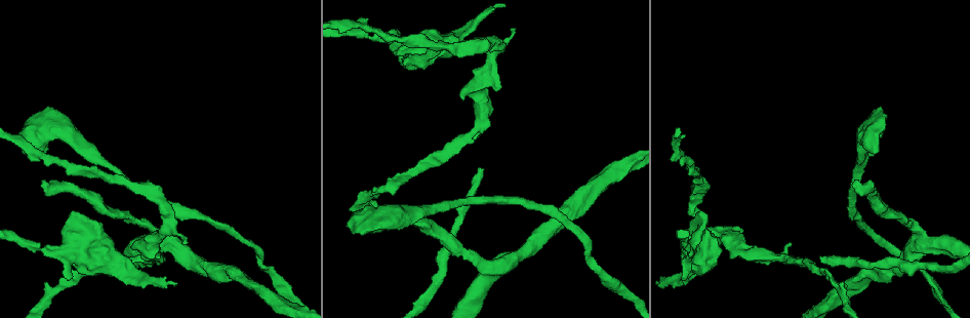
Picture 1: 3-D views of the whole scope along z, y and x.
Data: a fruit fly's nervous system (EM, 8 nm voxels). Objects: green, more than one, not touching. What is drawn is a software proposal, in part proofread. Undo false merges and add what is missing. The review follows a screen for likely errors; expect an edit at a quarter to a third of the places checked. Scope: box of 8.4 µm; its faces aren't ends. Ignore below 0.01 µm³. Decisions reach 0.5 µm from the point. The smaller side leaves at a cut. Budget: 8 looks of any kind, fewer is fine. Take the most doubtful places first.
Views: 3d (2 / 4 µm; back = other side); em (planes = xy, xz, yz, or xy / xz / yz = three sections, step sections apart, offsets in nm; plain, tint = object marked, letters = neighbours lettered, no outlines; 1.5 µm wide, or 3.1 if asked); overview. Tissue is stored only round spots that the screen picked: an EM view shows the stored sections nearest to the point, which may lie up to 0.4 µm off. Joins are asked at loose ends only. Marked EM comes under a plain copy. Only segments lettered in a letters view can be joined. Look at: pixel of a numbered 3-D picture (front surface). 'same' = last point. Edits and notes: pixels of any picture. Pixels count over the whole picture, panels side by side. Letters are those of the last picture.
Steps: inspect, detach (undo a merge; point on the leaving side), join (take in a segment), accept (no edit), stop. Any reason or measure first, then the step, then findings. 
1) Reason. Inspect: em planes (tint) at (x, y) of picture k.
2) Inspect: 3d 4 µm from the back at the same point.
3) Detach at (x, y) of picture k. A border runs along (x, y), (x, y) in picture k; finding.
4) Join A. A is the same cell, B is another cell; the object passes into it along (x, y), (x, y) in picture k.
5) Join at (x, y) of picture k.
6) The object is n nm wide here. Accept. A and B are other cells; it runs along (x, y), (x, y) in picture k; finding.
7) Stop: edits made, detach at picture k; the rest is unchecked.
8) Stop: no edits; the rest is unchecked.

Free end. Inspect: 3d 4 µm at (478, 167) of picture 1.

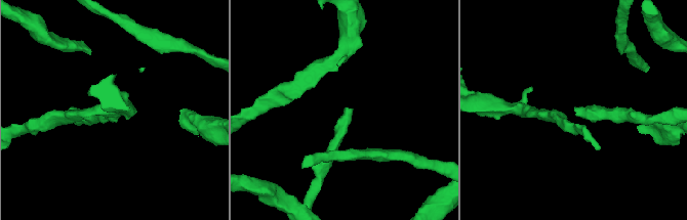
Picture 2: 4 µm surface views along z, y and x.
Need the tissue. Inspect: em planes (letters) at (576, 110) of picture 2.

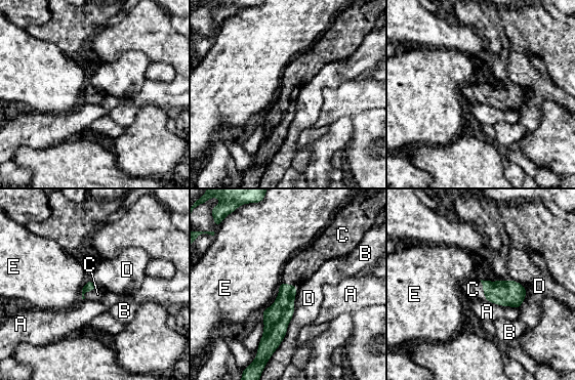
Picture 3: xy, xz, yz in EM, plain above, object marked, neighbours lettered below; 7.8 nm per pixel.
Join C. C is the same cell, A, B, D and E are other cells; the object passes into it along (509, 293), (483, 290), (473, 289) in picture 3; it goes on there.

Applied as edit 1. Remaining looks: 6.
Branch stops here. Inspect: 3d 4 µm at (513, 28) of picture 1.

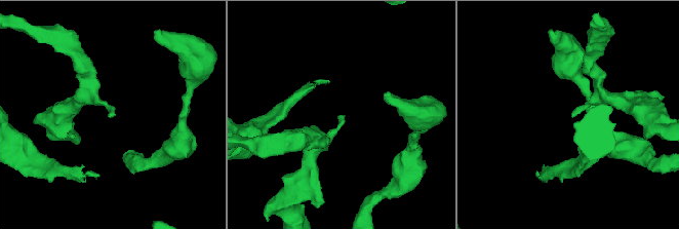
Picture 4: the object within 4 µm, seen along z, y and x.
Inspect: em planes (letters) at (110, 115) of picture 4.

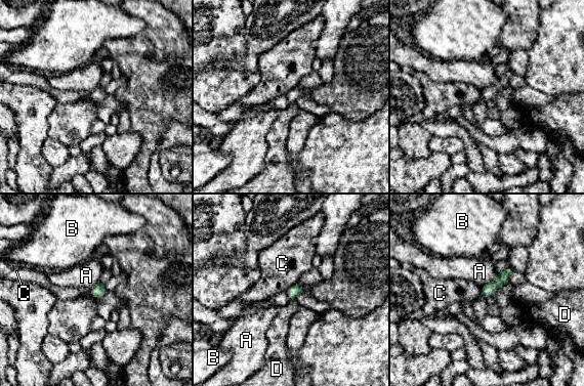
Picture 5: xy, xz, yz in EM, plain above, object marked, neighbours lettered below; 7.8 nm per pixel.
The longest contact is with A, 180 nm. Accept. A, B, C and D are other cells; no lettered segment goes on from it.

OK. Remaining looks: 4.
A narrow waist. Inspect: 3d 2 µm at (266, 267) of picture 1.

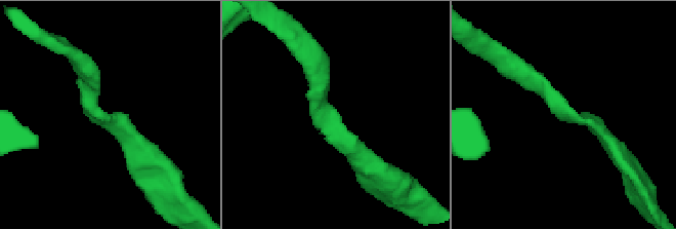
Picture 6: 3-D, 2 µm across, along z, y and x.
The arms are 180, 200 nm wide; shape alone is not enough. Inspect: em xz step 8 (tint) at (580, 115) of picture 6.

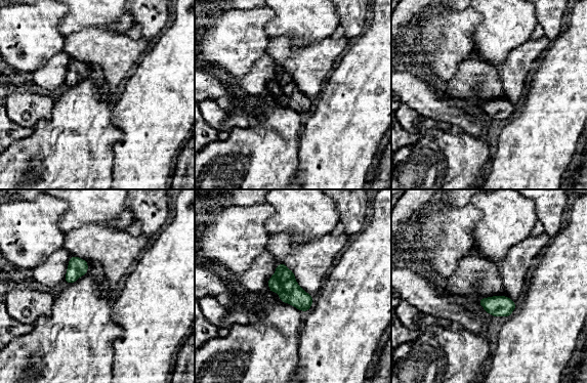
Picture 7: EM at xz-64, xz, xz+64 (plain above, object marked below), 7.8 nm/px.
Inspect: em planes (letters) at the same point.

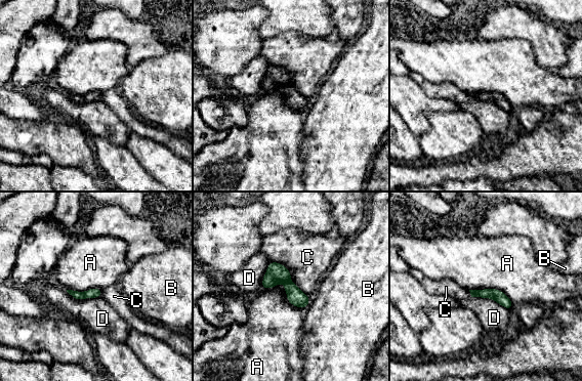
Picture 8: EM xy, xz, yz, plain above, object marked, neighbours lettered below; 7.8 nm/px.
Accept. A, B, C and D are other cells; continuous, no second neuron.

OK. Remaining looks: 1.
Stop: edits made, join at picture 3; the rest is unchecked.

